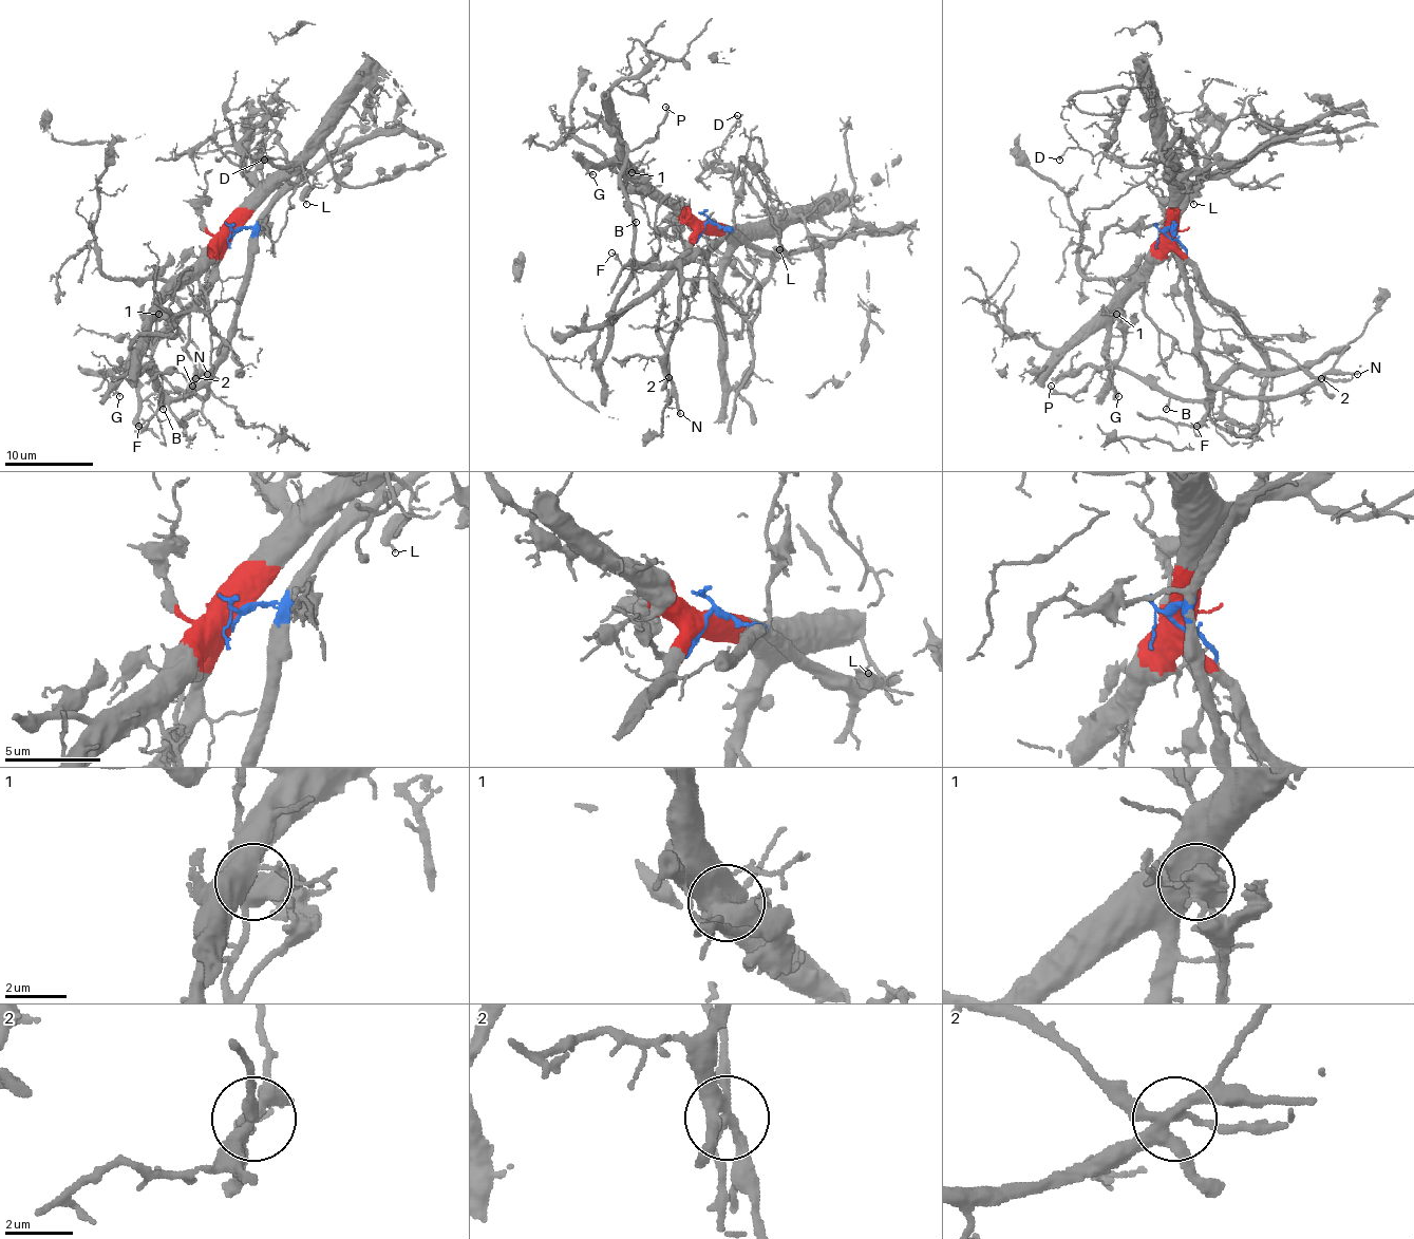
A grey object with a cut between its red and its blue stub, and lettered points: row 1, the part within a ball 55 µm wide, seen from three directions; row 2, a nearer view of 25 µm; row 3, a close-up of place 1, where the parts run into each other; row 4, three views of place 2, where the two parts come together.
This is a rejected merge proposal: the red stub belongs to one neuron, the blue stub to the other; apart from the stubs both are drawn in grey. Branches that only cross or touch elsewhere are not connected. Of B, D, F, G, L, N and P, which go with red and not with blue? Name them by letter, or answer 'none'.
D, G, L

